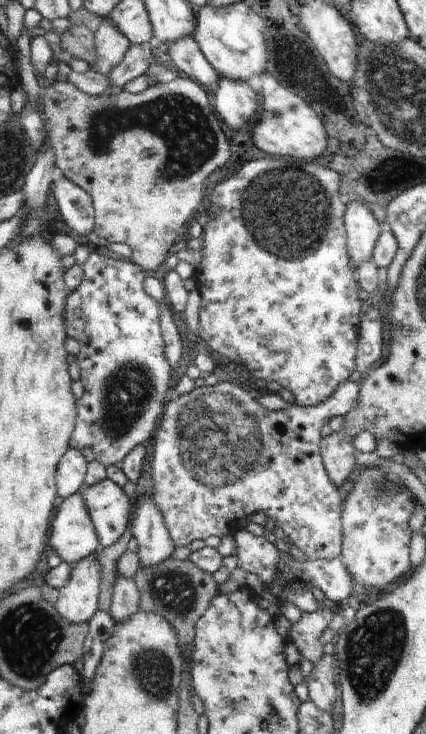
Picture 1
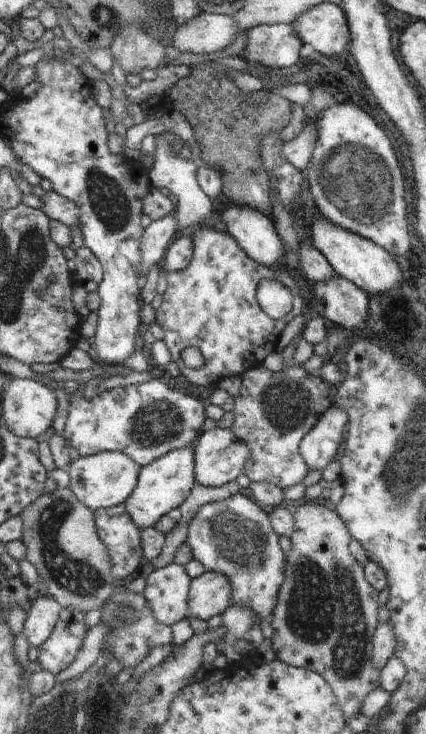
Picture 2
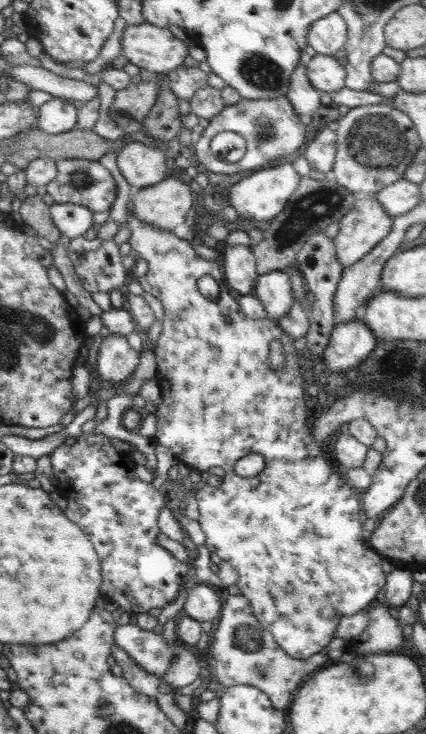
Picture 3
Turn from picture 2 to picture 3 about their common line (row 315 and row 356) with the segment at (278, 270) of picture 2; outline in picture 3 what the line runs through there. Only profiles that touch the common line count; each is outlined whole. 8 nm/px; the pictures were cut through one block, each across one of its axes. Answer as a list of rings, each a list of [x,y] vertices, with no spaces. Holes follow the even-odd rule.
[[[132,213],[129,214],[127,227],[131,232],[131,236],[128,239],[131,248],[138,252],[138,258],[144,259],[147,262],[147,271],[142,278],[138,278],[138,281],[146,292],[152,294],[152,296],[156,296],[160,300],[164,309],[162,331],[157,340],[156,349],[153,351],[159,375],[157,383],[162,390],[160,392],[162,404],[155,415],[157,427],[156,434],[152,438],[153,445],[168,448],[173,453],[174,459],[177,462],[185,464],[190,470],[196,469],[200,475],[208,472],[207,469],[216,467],[220,467],[226,471],[226,476],[222,484],[216,486],[216,488],[207,484],[204,488],[200,488],[200,490],[195,492],[200,513],[197,522],[204,531],[205,546],[210,552],[216,553],[222,561],[230,563],[238,571],[239,578],[235,582],[238,590],[250,601],[252,614],[268,632],[272,633],[274,640],[282,647],[282,650],[292,658],[306,660],[322,652],[327,644],[335,637],[334,632],[336,632],[342,615],[352,616],[358,612],[365,612],[369,607],[380,601],[387,575],[382,570],[381,556],[375,553],[371,547],[367,532],[362,527],[362,522],[360,522],[360,512],[362,512],[360,494],[357,492],[354,494],[352,492],[354,489],[346,484],[348,481],[345,478],[340,478],[332,470],[330,462],[326,460],[322,445],[318,443],[314,444],[315,438],[312,438],[313,432],[311,432],[309,420],[307,419],[309,409],[305,404],[304,380],[302,379],[302,372],[300,372],[301,366],[298,363],[300,351],[297,351],[294,347],[295,339],[284,333],[274,321],[268,318],[255,320],[248,318],[242,312],[237,300],[228,293],[229,286],[224,276],[221,261],[211,261],[210,259],[201,258],[188,240],[179,238],[173,231],[158,229],[156,226],[152,226],[152,224],[148,226],[146,223],[139,222],[139,219],[136,219]],[[206,274],[210,274],[219,285],[219,296],[215,300],[204,297],[198,291],[198,286],[196,286],[198,279],[201,276],[206,276]],[[227,316],[231,318],[230,322],[225,321]],[[272,340],[279,340],[284,345],[286,364],[280,370],[268,370],[268,364],[266,364],[268,362],[268,351],[270,351],[268,344]],[[252,453],[262,454],[267,461],[264,472],[260,476],[254,476],[253,478],[237,476],[233,470],[234,464],[239,459]],[[290,468],[296,468],[296,470],[290,470]]]

